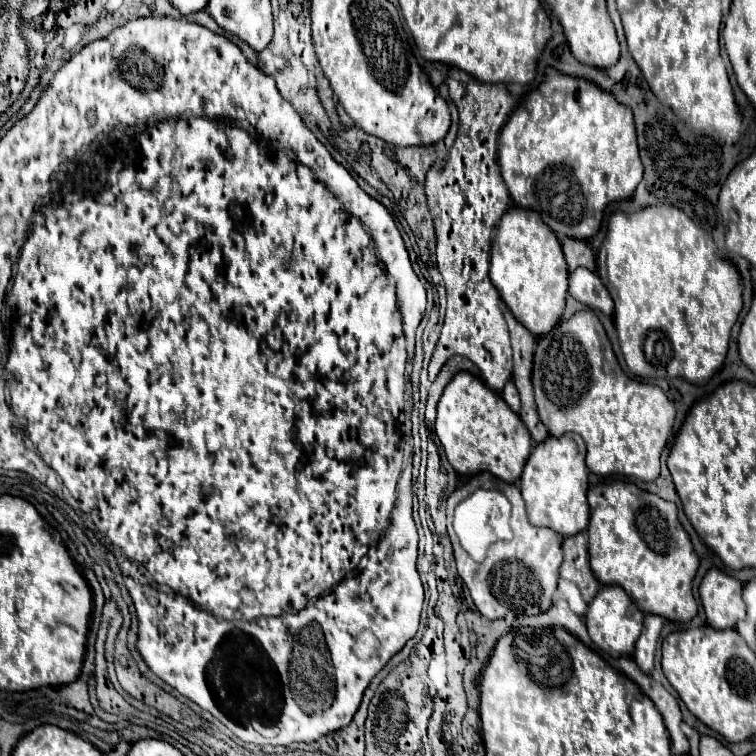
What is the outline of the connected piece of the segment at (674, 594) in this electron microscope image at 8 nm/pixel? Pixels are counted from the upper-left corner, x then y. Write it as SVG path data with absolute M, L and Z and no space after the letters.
M622 480L590 488L588 504L588 554L594 576L602 584L622 586L646 614L658 614L672 622L690 622L698 612L692 596L698 556L678 520L676 504Z

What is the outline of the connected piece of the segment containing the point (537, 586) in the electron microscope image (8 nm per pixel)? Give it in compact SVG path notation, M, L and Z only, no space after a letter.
M522 526L510 542L494 542L484 562L474 562L470 558L470 554L460 546L454 530L448 530L448 534L454 546L458 574L472 592L470 596L480 614L496 620L504 618L508 612L514 612L516 616L534 616L550 608L558 584L558 568L562 564L558 534L546 534L546 528L530 530L530 526Z

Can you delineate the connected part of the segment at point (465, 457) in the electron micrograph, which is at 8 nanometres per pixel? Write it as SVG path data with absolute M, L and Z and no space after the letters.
M458 372L442 392L436 416L436 436L440 438L452 468L460 470L458 474L470 476L490 472L504 482L516 482L520 478L532 450L530 432L520 416L502 402L500 394L490 390L470 372Z

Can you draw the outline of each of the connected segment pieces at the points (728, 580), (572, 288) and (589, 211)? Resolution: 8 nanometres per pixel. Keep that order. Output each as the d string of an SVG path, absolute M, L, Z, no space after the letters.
M710 568L702 578L700 600L706 612L708 626L716 630L734 628L736 622L746 616L742 584L736 578L720 572L718 568Z
M578 268L570 272L570 284L568 284L568 294L576 298L578 302L590 306L592 310L612 314L614 302L610 298L610 292L602 284L596 272L590 272L586 268Z
M554 68L546 70L540 86L524 98L504 124L498 142L498 162L516 206L536 210L542 222L546 222L558 236L582 240L588 240L598 232L604 208L610 202L630 198L642 180L632 110L594 82L562 74Z

